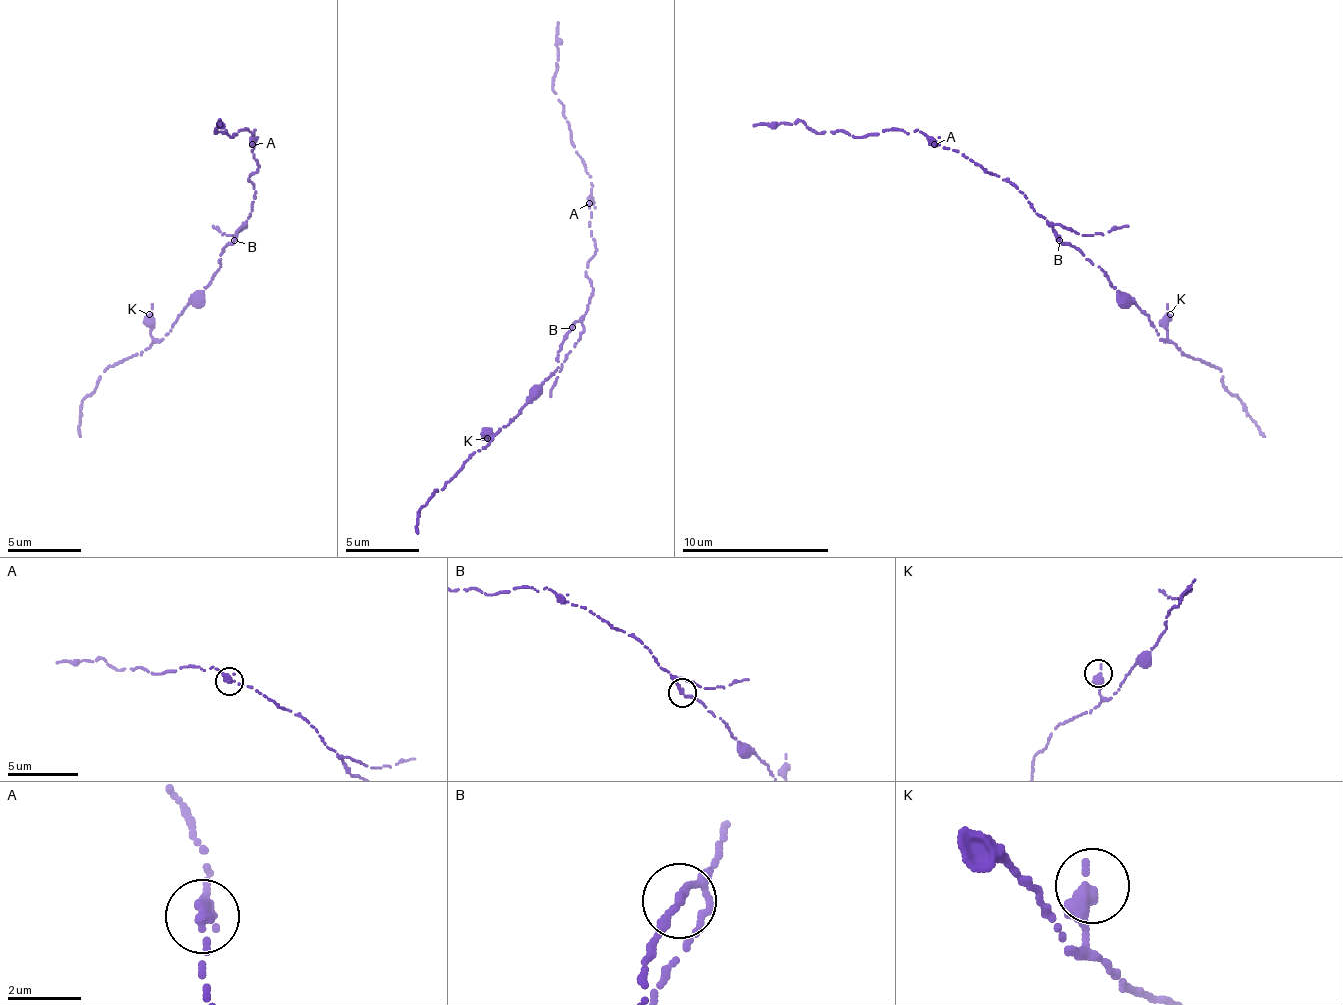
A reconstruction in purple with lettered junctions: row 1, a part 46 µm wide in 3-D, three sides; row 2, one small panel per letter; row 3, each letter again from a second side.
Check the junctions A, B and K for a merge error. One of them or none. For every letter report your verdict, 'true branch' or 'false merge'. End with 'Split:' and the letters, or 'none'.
A: true branch
B: true branch
K: true branch
Split: none

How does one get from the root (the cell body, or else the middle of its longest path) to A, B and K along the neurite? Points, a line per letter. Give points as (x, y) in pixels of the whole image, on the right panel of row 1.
A: (1048, 221), (1033, 210), (1026, 195), (1007, 180), (974, 166), (959, 151), (933, 143)
B: (1048, 221), (1059, 240)
K: (1048, 221), (1063, 243), (1100, 265), (1103, 277), (1151, 321), (1162, 339), (1170, 314)

